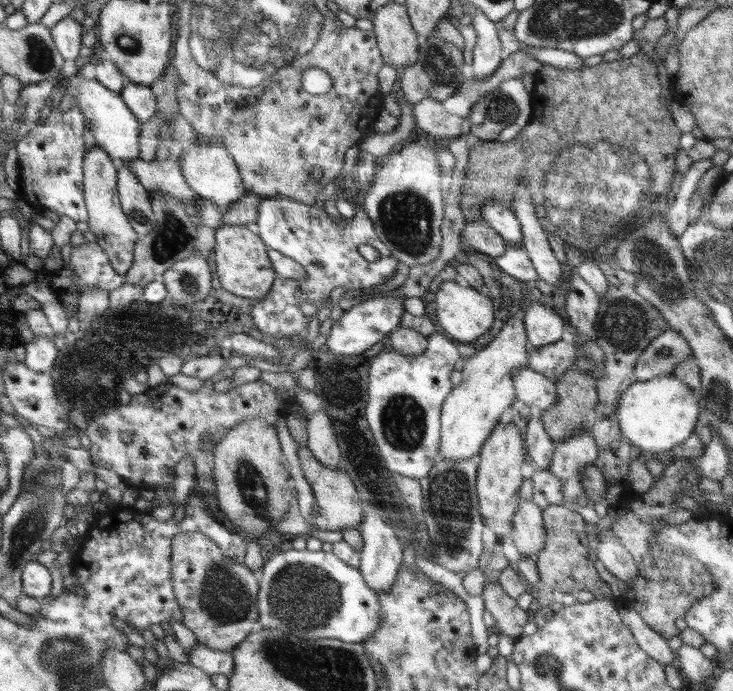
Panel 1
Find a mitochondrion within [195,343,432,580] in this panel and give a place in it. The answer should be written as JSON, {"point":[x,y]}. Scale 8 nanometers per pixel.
{"point":[402,425]}

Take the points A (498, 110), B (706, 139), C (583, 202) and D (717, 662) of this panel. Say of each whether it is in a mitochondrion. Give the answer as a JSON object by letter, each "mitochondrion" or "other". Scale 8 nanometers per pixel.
{"A":"mitochondrion","B":"other","C":"mitochondrion","D":"other"}

